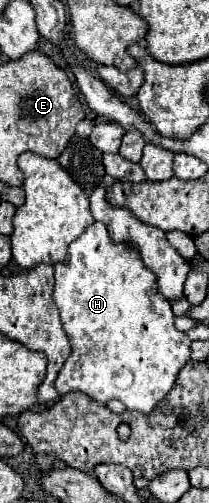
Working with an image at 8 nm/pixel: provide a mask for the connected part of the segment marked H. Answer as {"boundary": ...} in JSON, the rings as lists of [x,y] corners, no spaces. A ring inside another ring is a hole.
{"boundary":[[[103,222],[91,224],[83,236],[69,244],[69,262],[55,264],[53,300],[61,312],[61,322],[71,338],[73,352],[55,382],[59,394],[81,390],[99,404],[111,398],[121,400],[129,410],[149,414],[171,390],[177,372],[189,362],[191,340],[173,326],[173,310],[157,290],[157,276],[145,268],[139,250],[131,244],[117,244],[109,238]]]}

